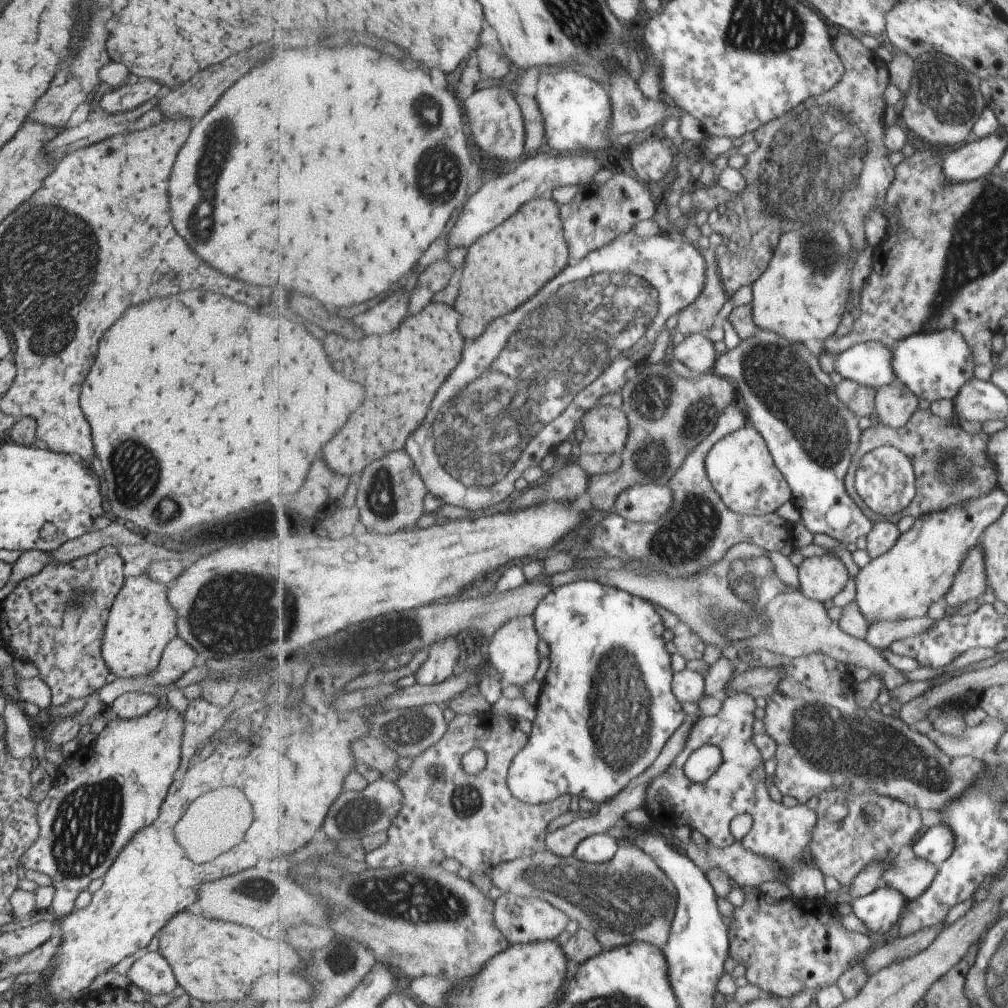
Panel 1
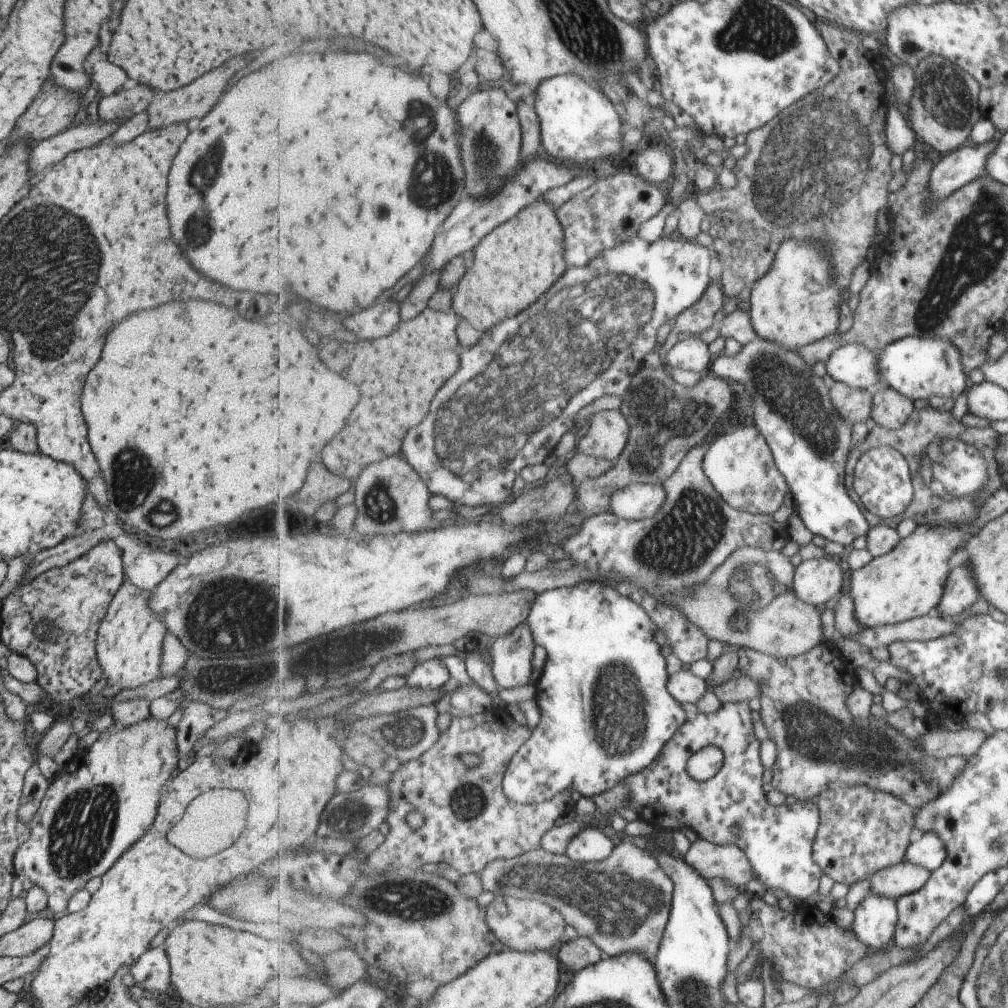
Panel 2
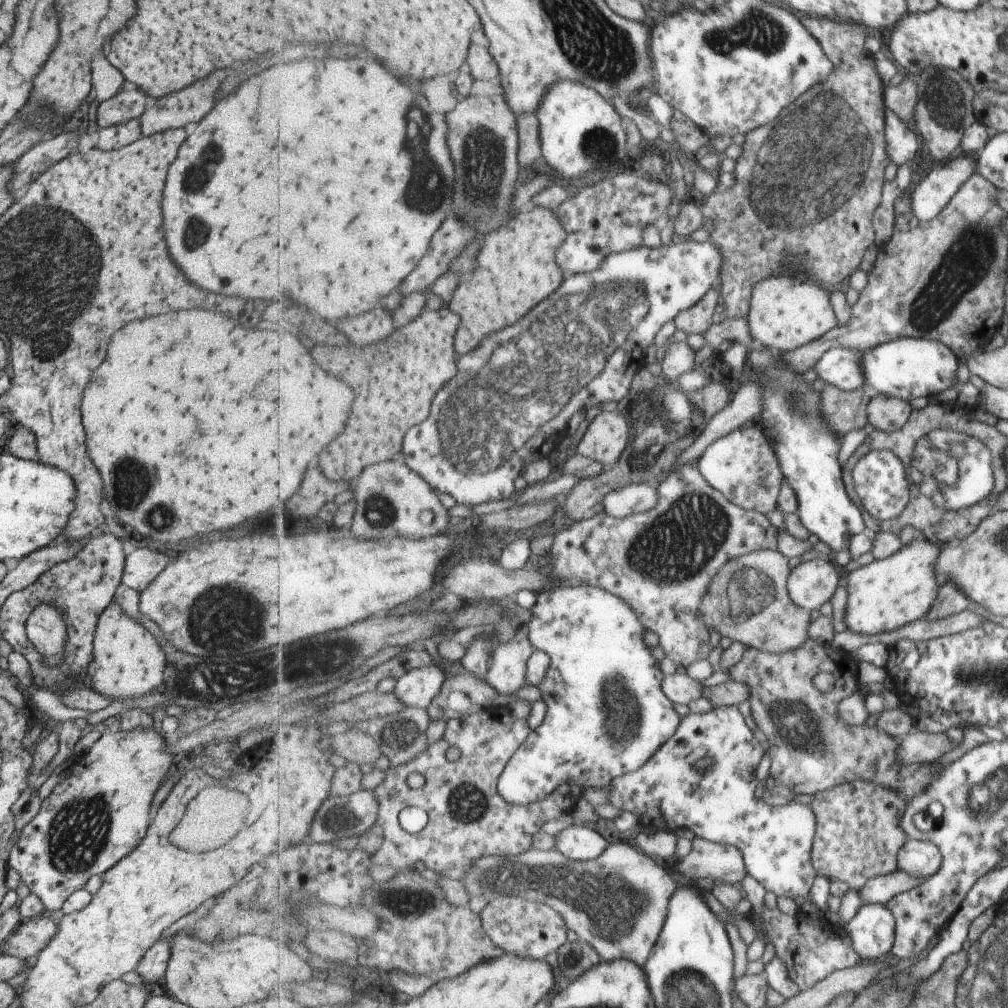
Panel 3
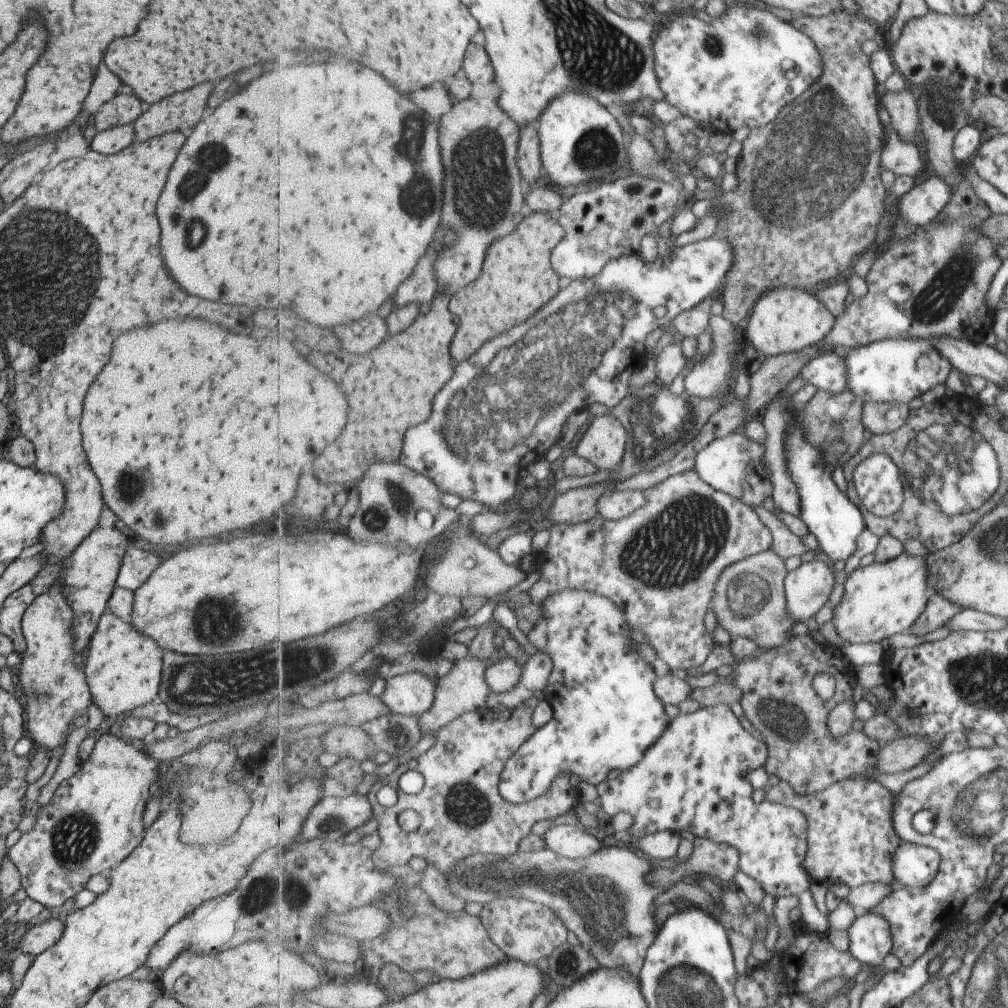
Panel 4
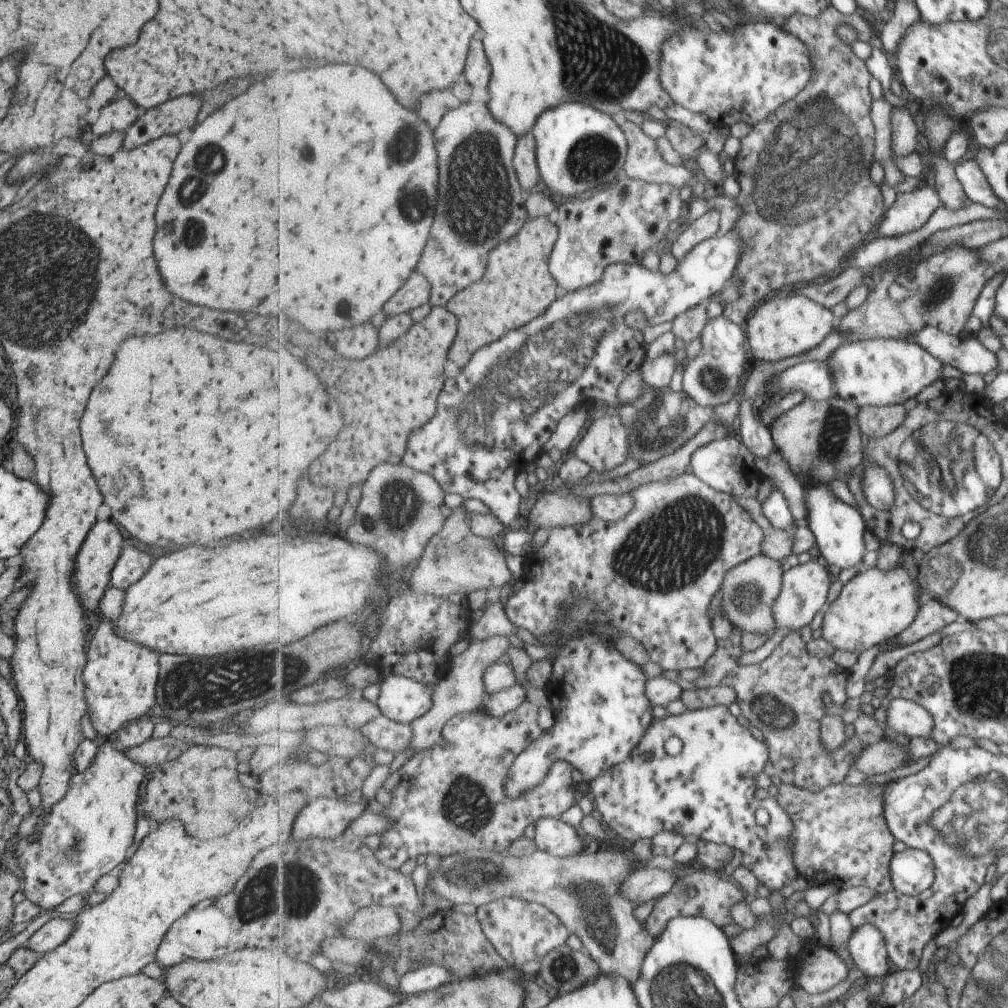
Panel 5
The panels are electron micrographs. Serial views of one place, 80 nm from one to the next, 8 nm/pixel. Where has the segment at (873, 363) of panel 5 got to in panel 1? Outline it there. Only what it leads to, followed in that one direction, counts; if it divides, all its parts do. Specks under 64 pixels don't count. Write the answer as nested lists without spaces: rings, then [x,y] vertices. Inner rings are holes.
[[[953,329],[941,331],[917,333],[909,338],[896,342],[894,350],[894,372],[897,373],[898,380],[907,385],[919,398],[924,398],[929,402],[935,400],[952,400],[958,388],[969,378],[973,379],[974,358],[970,358],[969,350],[961,333]]]

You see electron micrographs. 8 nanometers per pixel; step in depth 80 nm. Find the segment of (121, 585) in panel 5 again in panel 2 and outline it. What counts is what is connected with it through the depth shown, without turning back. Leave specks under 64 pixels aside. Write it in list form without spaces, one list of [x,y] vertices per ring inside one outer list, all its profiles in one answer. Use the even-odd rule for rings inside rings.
[[[145,550],[136,556],[125,578],[137,588],[152,591],[177,566],[177,562],[179,562],[177,556],[161,554],[157,550],[151,552]]]

